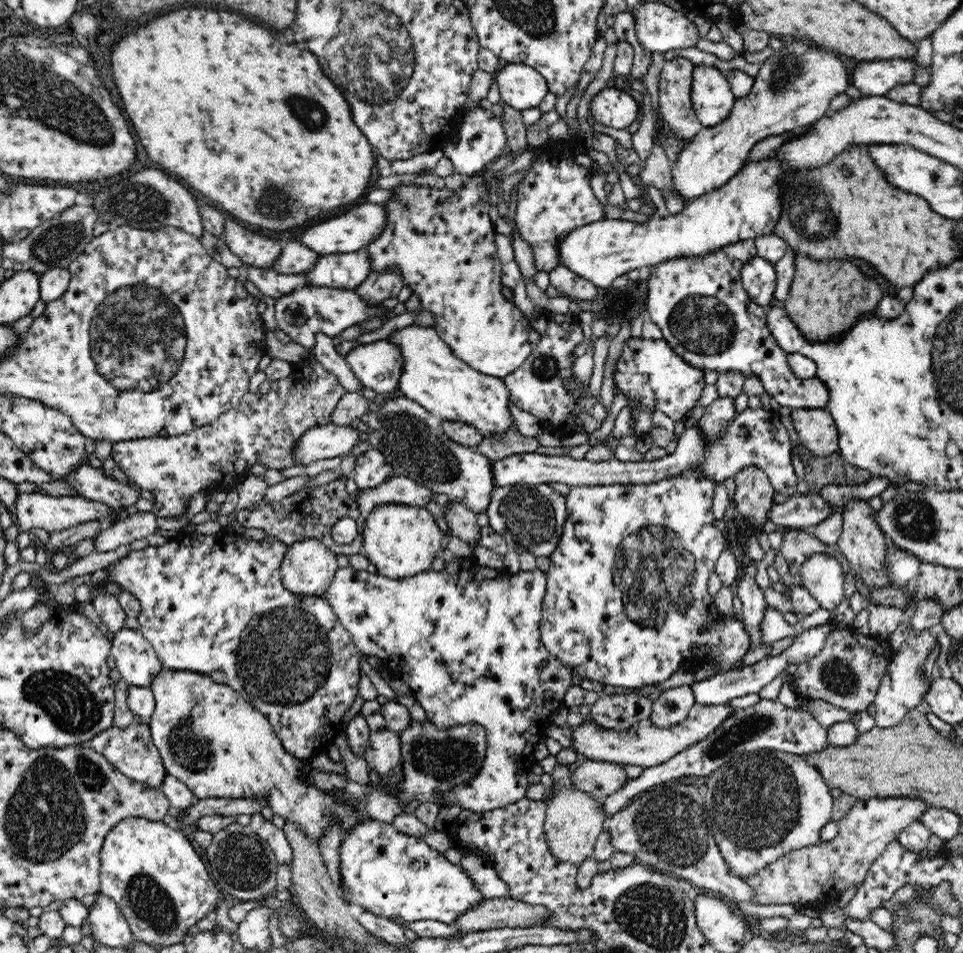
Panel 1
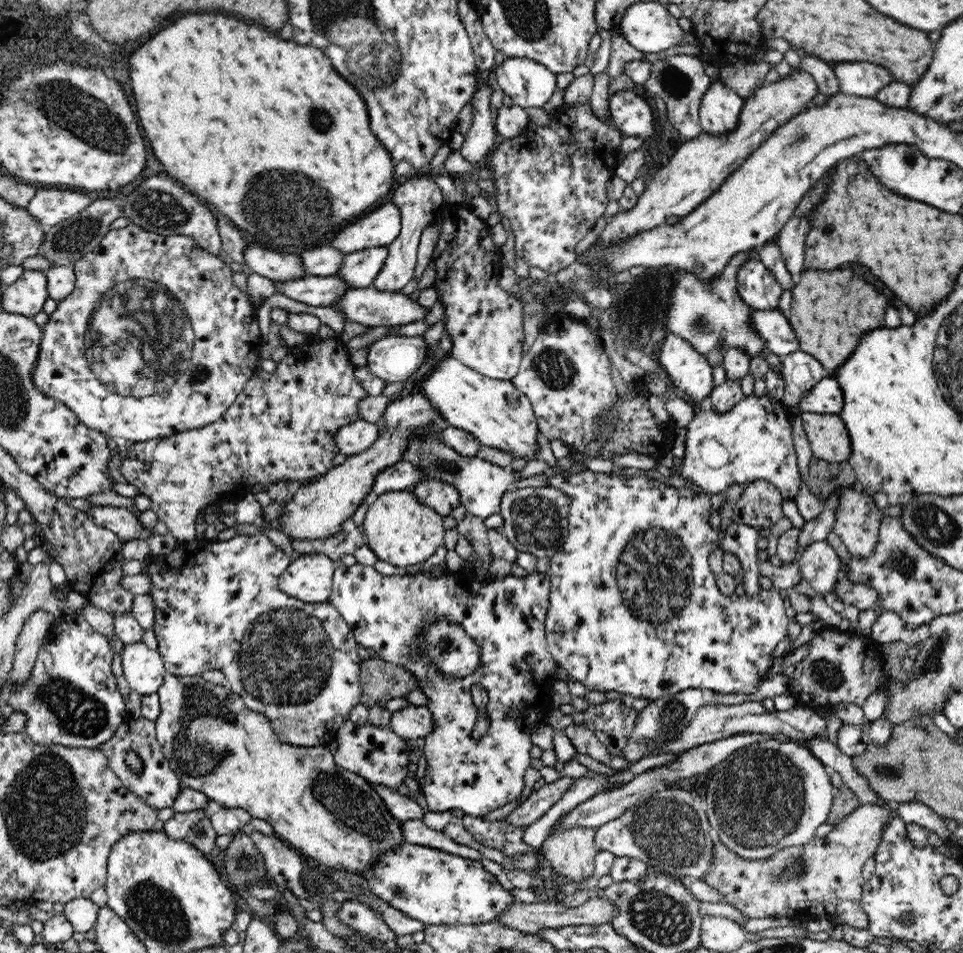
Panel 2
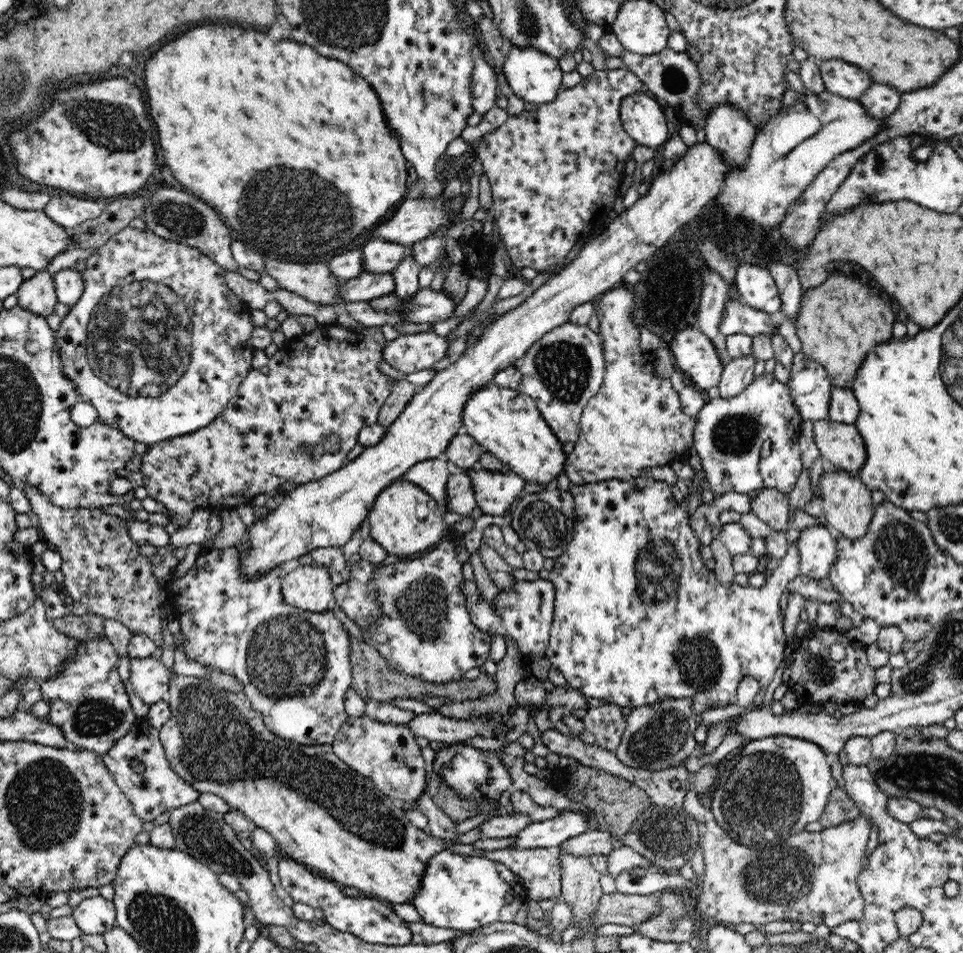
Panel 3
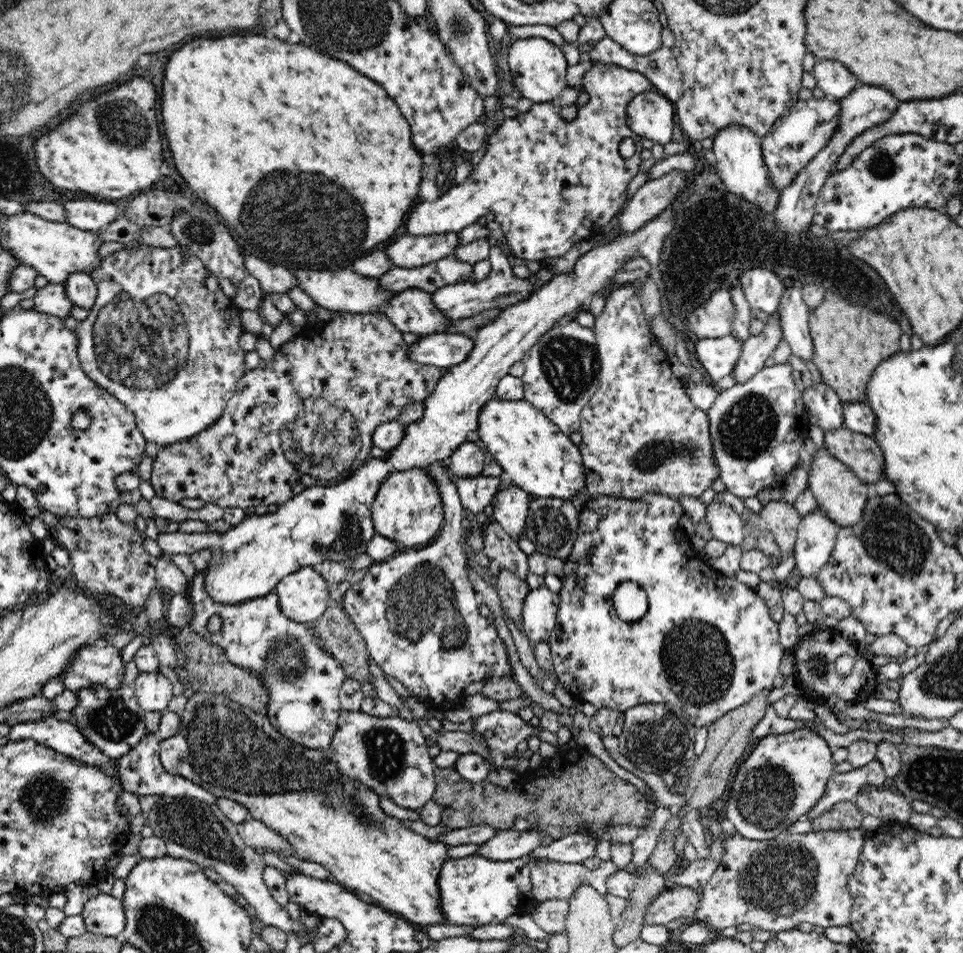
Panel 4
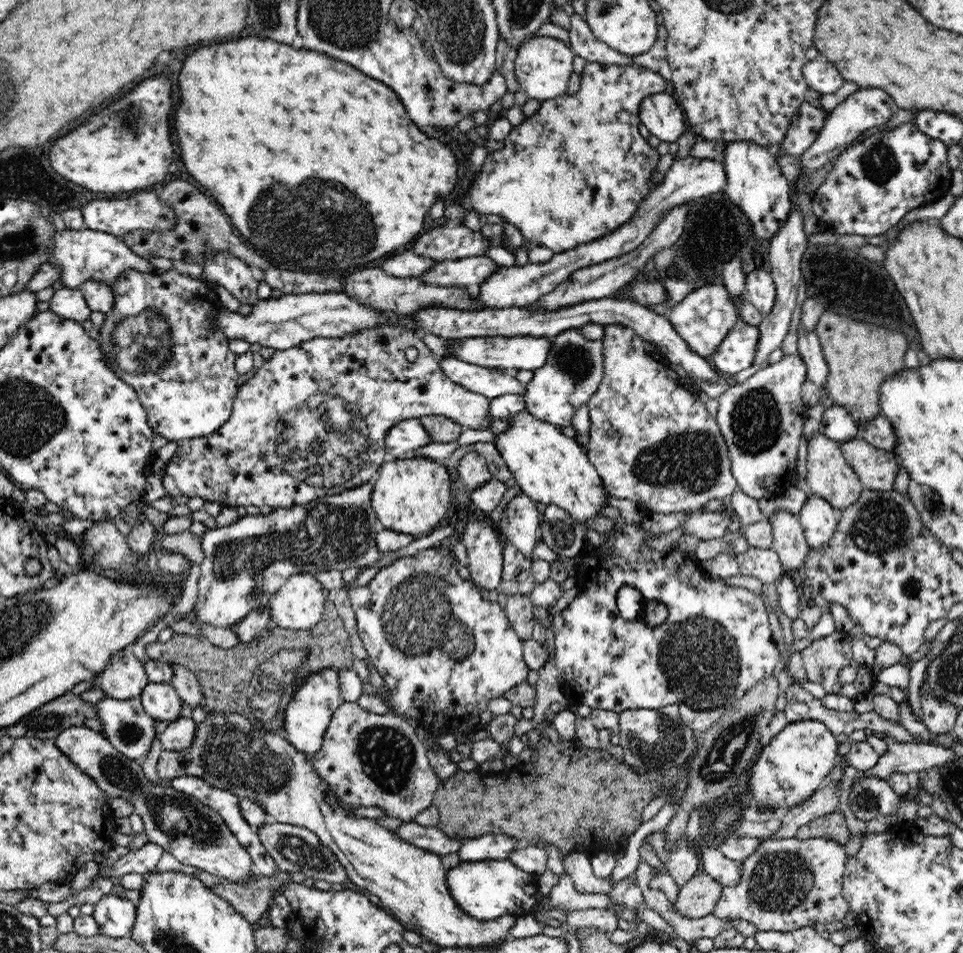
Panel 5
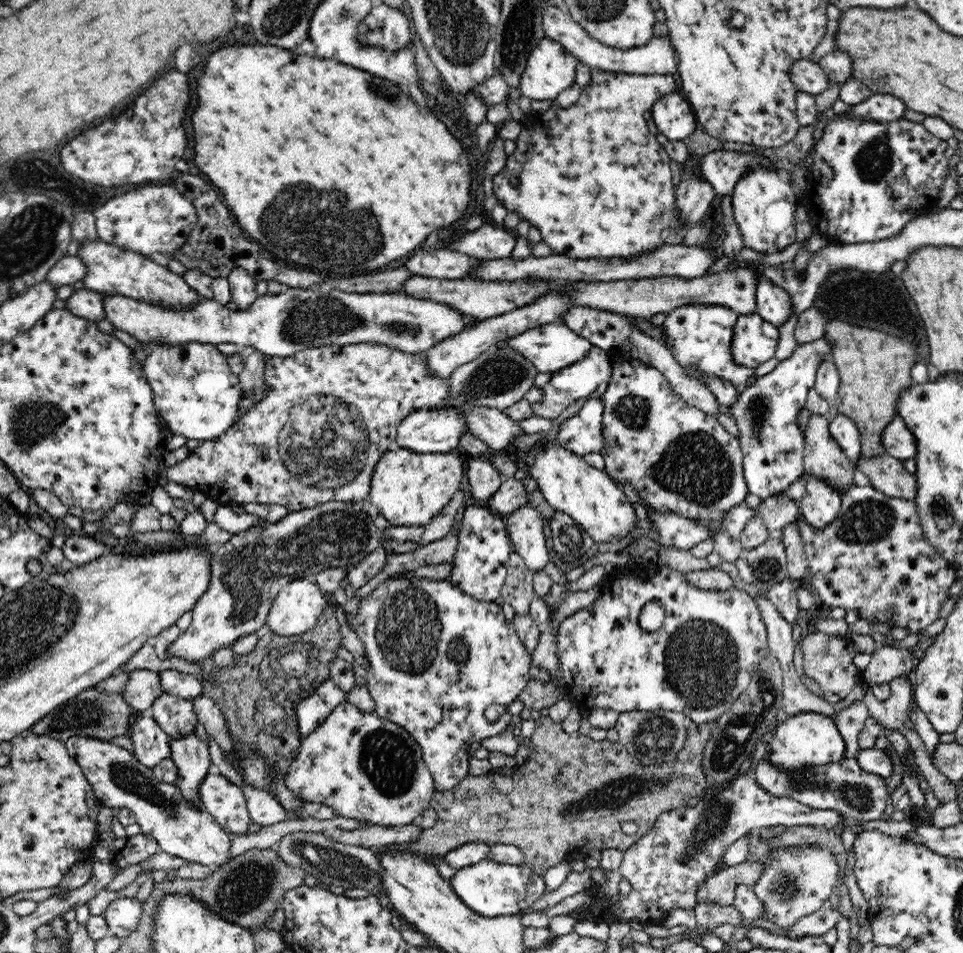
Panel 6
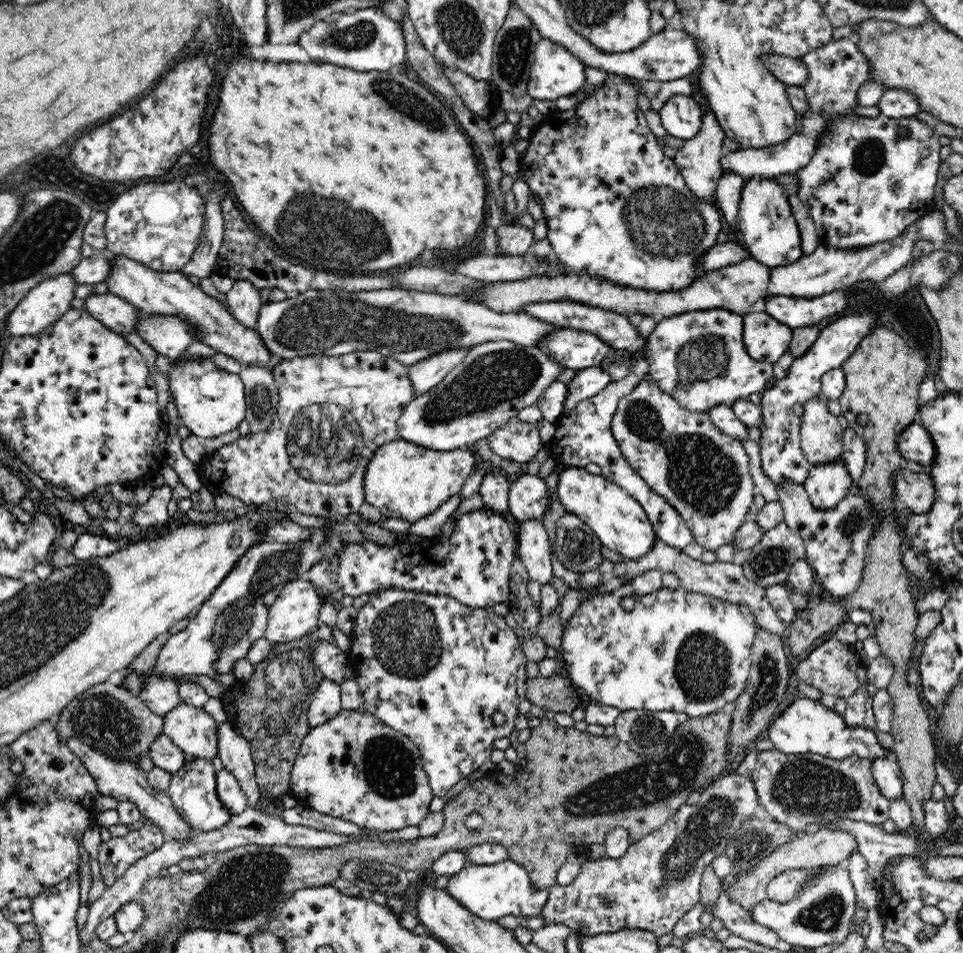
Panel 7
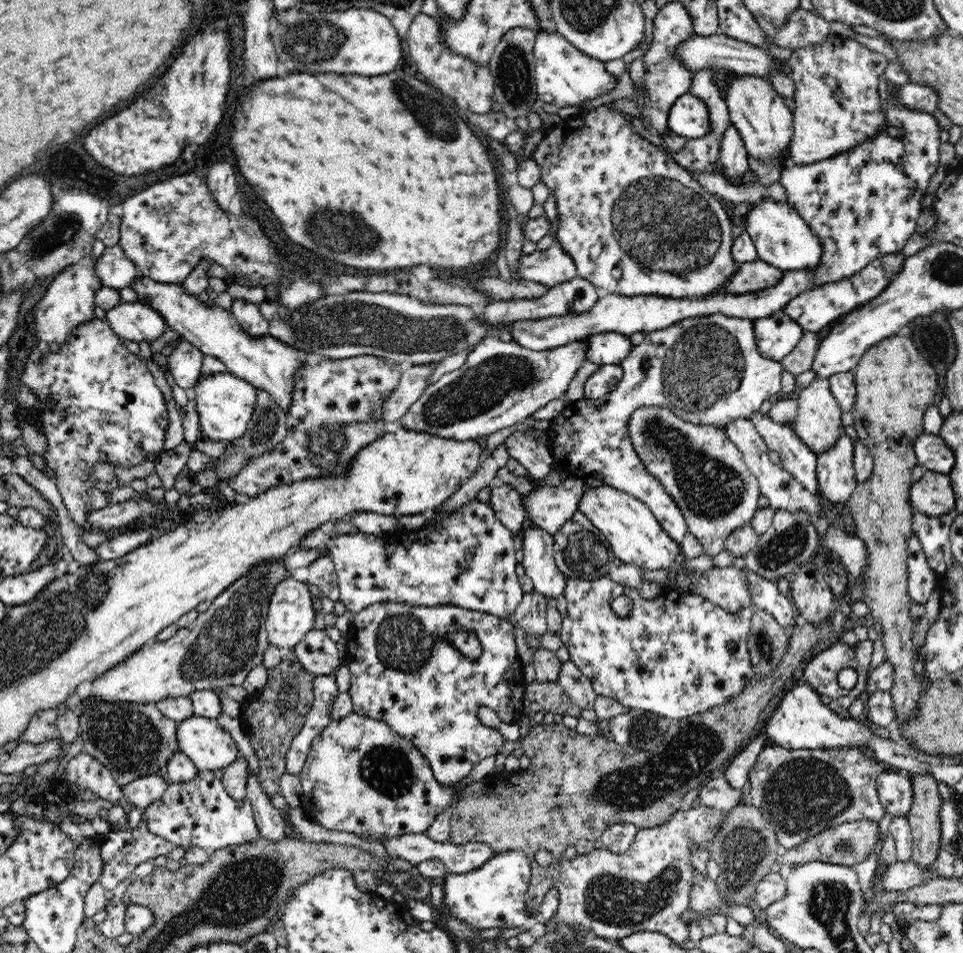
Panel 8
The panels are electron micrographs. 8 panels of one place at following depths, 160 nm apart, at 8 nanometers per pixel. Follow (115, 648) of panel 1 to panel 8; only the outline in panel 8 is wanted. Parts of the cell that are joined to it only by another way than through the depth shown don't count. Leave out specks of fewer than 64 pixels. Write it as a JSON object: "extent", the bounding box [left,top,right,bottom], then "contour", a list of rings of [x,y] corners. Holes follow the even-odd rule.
{"extent":[176,714,239,770],"contour":[[[195,714],[177,723],[176,741],[198,770],[224,769],[236,761],[239,752],[232,736],[216,719]]]}

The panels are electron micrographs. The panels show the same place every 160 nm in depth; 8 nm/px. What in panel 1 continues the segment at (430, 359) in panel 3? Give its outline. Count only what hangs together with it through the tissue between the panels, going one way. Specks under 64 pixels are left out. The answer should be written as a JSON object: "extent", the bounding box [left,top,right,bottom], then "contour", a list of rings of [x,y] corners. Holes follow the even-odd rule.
{"extent":[344,339,404,394],"contour":[[[381,339],[352,348],[344,360],[362,383],[362,388],[370,388],[376,394],[396,390],[404,362],[400,347]]]}

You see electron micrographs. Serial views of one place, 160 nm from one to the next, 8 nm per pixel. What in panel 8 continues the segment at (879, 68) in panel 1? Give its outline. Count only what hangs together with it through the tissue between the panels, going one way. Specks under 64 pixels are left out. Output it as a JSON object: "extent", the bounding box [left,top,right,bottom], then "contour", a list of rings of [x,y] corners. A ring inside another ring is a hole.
{"extent":[670,32,792,78],"contour":[[[694,32],[686,40],[682,40],[678,46],[674,46],[674,50],[670,53],[692,74],[710,69],[727,69],[738,75],[756,75],[764,78],[778,76],[778,74],[790,77],[792,74],[792,65],[789,61],[780,63],[765,48],[732,38],[722,32],[710,34],[710,36],[702,36]]]}

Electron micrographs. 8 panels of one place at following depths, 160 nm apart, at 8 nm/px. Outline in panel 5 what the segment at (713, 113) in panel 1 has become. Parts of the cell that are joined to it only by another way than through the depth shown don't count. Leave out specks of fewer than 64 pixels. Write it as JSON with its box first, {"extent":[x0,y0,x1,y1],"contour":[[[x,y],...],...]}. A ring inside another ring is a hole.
{"extent":[722,140,793,240],"contour":[[[732,140],[726,142],[726,148],[722,153],[722,165],[726,171],[725,190],[728,196],[750,218],[754,234],[758,238],[771,240],[778,228],[786,222],[793,208],[790,201],[790,184],[771,148],[760,146],[750,140]]]}

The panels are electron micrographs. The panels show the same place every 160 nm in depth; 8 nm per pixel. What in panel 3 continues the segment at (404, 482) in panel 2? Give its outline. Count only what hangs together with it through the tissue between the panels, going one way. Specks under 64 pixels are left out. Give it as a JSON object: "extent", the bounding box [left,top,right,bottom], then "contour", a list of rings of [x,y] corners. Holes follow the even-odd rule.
{"extent":[400,459,453,508],"contour":[[[432,459],[418,462],[411,467],[400,479],[418,486],[423,492],[430,495],[441,508],[446,504],[446,484],[453,470],[450,462]]]}

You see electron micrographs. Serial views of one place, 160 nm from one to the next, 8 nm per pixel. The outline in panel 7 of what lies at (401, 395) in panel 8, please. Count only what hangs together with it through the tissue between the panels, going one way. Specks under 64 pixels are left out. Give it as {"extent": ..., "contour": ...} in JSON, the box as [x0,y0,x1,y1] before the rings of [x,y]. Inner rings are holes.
{"extent":[409,346,475,396],"contour":[[[456,346],[442,350],[423,358],[420,362],[409,366],[409,377],[413,384],[416,396],[428,392],[444,380],[444,377],[459,365],[464,357],[475,346]]]}

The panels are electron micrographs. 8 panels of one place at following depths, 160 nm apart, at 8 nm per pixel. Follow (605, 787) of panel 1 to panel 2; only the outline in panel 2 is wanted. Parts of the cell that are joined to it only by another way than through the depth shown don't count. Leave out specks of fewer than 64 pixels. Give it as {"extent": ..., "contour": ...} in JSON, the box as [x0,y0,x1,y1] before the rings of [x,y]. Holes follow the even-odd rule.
{"extent":[507,774,578,826],"contour":[[[565,774],[553,783],[546,783],[542,788],[534,791],[514,811],[507,816],[507,821],[516,826],[527,826],[536,822],[546,810],[552,808],[562,795],[569,790],[578,778]]]}

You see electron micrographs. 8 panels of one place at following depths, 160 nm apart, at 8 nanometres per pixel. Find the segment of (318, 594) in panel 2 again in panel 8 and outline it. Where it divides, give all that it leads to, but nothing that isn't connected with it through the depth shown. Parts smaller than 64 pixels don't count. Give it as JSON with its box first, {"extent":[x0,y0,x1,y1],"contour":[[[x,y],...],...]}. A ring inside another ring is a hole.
{"extent":[265,576,317,651],"contour":[[[290,576],[276,586],[265,620],[265,629],[270,644],[274,644],[283,651],[294,649],[304,635],[314,628],[314,616],[317,612],[312,605],[314,593],[315,591],[307,583],[299,582]]]}

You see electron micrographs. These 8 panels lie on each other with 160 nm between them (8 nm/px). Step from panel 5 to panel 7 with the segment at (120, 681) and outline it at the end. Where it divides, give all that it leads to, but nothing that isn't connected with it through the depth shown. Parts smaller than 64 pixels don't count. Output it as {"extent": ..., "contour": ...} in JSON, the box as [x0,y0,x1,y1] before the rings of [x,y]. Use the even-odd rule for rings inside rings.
{"extent":[136,674,180,715],"contour":[[[154,674],[144,675],[145,686],[136,698],[157,715],[168,714],[174,706],[180,704],[178,686],[170,677],[160,678]]]}

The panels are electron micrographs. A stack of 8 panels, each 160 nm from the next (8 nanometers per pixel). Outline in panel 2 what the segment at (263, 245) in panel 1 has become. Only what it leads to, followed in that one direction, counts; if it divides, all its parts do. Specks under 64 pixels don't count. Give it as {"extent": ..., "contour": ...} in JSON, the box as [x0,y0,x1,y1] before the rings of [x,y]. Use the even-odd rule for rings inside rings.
{"extent":[242,242,306,280],"contour":[[[247,242],[242,250],[244,263],[256,274],[270,280],[292,280],[306,276],[298,255],[268,250]]]}

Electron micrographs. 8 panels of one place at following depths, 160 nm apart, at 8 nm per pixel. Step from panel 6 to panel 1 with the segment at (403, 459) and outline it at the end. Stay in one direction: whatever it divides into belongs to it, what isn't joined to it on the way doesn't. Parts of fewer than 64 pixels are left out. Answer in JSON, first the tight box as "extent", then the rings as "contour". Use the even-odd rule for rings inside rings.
{"extent":[363,505,442,579],"contour":[[[380,505],[365,518],[363,540],[364,556],[376,568],[376,573],[390,579],[413,577],[430,570],[430,565],[442,550],[442,531],[426,507]]]}

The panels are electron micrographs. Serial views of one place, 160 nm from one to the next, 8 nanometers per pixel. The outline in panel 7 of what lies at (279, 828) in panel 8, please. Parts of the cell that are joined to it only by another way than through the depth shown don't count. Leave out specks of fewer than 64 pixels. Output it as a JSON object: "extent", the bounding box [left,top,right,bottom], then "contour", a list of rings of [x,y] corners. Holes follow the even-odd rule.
{"extent":[216,719,261,810],"contour":[[[226,719],[216,722],[216,745],[223,768],[229,770],[248,797],[250,807],[258,810],[261,790],[256,780],[249,742],[234,724]]]}

